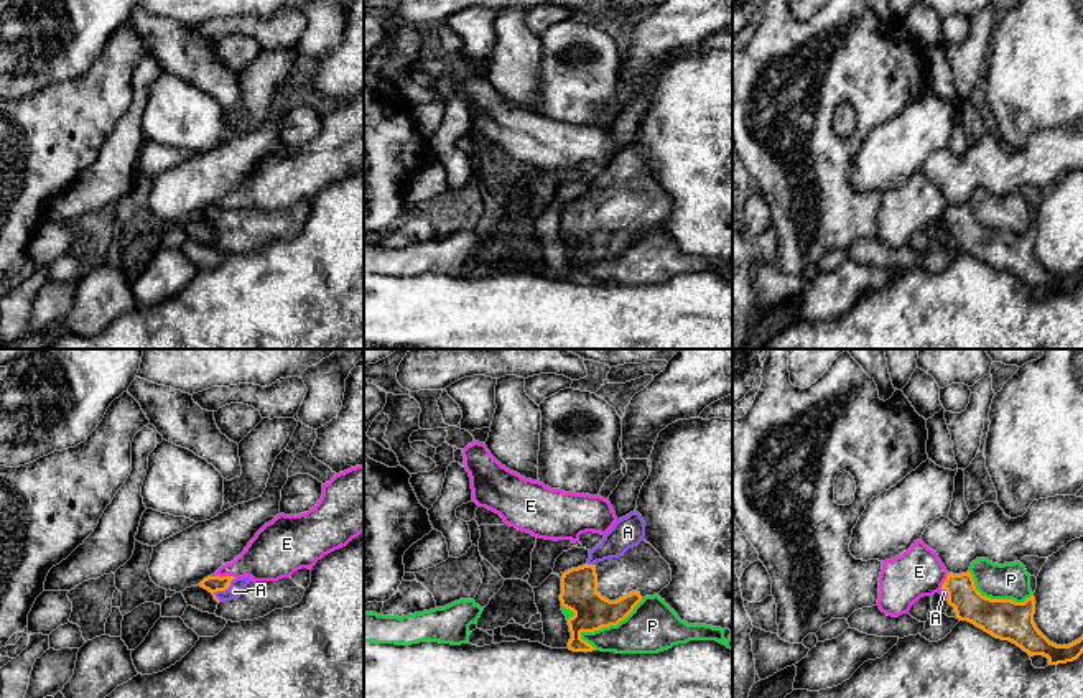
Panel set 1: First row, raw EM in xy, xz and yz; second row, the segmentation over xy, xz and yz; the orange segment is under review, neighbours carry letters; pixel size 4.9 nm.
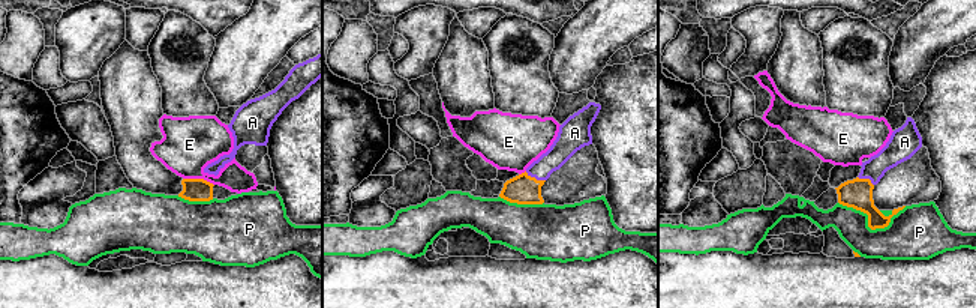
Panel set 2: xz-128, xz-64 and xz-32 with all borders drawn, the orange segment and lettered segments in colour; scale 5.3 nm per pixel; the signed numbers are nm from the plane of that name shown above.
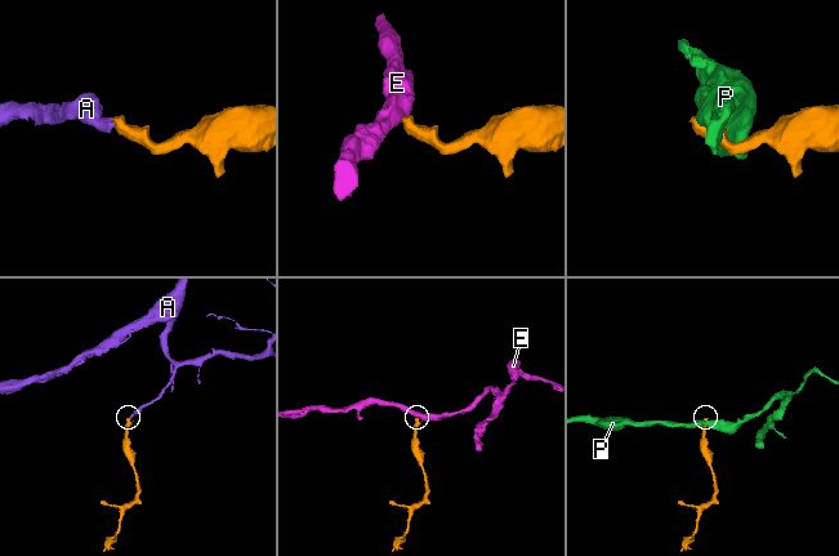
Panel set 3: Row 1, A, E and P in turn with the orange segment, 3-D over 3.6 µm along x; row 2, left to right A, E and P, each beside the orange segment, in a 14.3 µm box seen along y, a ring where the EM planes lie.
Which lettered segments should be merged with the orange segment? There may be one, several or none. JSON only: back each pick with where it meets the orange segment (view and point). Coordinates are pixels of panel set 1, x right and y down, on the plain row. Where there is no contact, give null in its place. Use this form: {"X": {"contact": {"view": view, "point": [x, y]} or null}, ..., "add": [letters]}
{"A": {"contact": {"view": "xy", "point": [223, 221]}}, "add": ["A"]}

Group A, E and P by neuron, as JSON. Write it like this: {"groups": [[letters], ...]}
{"groups": [["A"], ["E"], ["P"]]}

